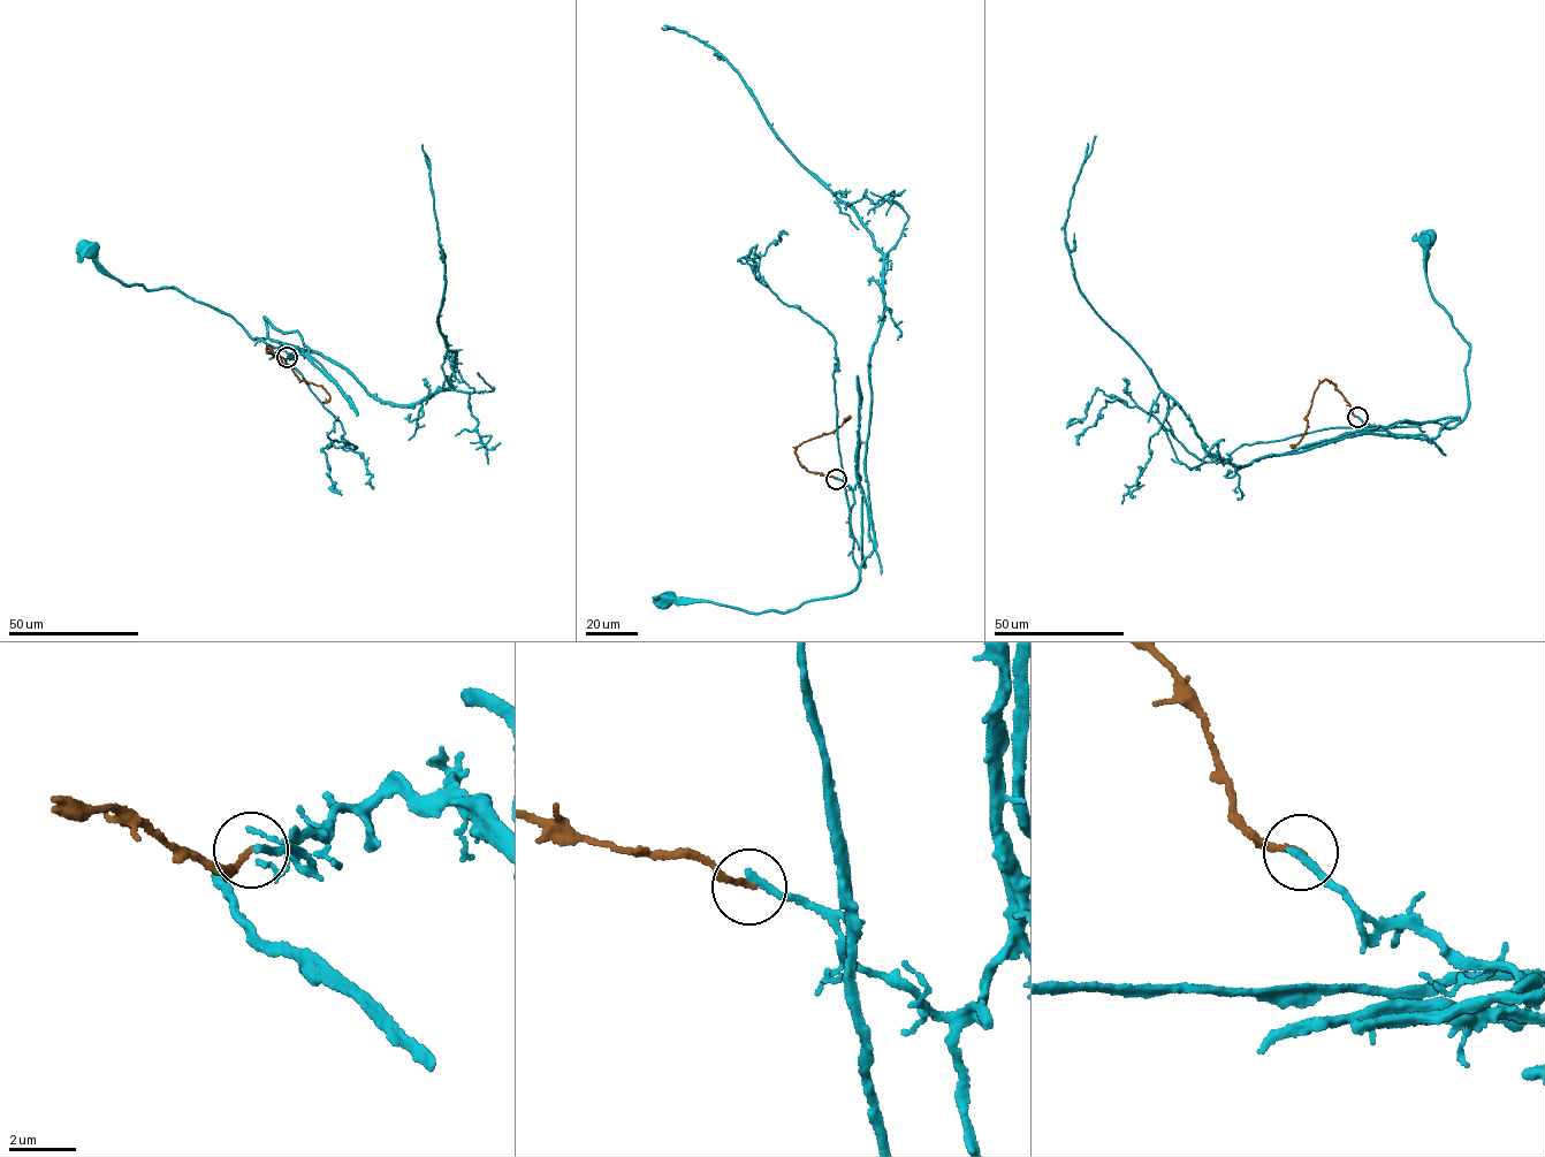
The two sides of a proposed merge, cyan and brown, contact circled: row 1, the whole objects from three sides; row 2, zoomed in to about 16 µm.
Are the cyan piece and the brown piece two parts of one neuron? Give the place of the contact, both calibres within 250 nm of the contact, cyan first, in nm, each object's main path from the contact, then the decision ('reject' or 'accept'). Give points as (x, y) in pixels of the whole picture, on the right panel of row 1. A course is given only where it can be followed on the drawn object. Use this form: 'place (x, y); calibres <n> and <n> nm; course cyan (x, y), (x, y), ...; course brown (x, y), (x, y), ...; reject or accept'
place (1357, 417); calibres 240 and 180 nm; course cyan (1357, 417), (1384, 428), (1432, 420), (1452, 427), (1464, 419), (1470, 348), (1432, 296), (1423, 265), (1429, 237); course brown (1357, 417), (1336, 385), (1323, 380), (1315, 390), (1304, 434), (1291, 446); reject

